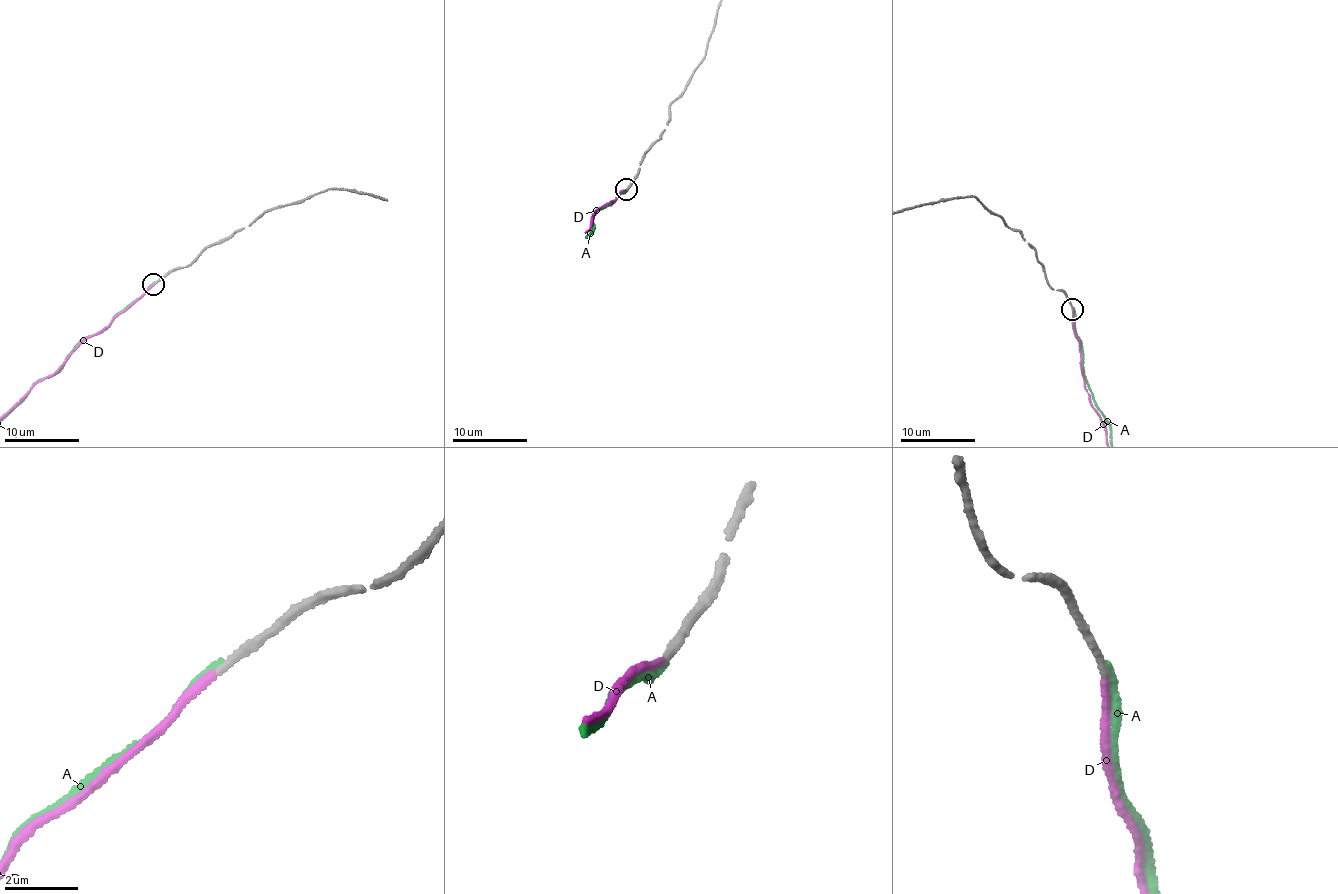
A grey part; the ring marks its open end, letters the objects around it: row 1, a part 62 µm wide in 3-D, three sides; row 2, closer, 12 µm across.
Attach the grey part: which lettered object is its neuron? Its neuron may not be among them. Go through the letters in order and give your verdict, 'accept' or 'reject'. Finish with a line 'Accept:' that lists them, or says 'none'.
A: reject
D: accept
Accept: D

